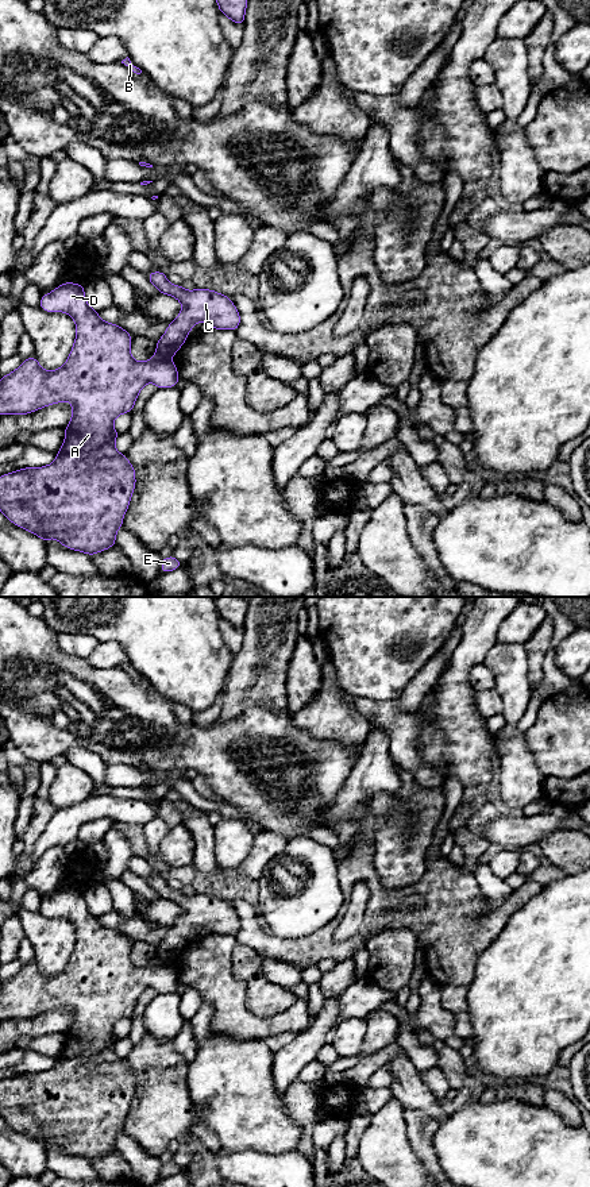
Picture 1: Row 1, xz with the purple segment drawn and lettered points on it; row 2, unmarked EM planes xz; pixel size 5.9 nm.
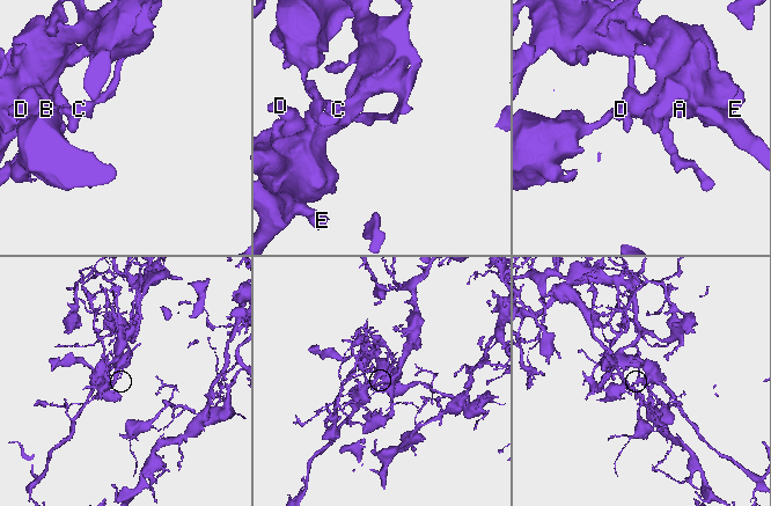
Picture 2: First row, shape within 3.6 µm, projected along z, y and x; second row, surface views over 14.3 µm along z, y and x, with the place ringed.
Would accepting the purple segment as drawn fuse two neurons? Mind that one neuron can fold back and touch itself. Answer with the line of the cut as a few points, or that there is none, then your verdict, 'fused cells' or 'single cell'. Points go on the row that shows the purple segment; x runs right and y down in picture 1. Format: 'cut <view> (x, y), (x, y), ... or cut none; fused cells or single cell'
cut xz (155, 354), (168, 359); fused cells

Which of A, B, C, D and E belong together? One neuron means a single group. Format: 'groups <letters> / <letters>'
groups A D E / B C

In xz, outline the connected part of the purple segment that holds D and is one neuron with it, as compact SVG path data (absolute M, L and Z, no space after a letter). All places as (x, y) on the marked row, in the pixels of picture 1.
M63 282L47 294L42 294L39 308L46 312L69 313L76 323L76 339L66 363L51 371L41 367L36 357L31 357L12 373L0 379L0 415L22 415L41 408L70 401L72 420L65 428L65 440L57 452L57 459L43 467L24 467L0 475L0 512L15 525L38 535L46 544L54 537L69 550L95 555L116 543L116 531L123 527L123 517L135 490L135 469L124 454L115 448L119 432L113 428L115 419L122 413L131 413L140 389L153 382L159 389L177 386L180 377L174 362L153 357L146 362L136 362L131 357L132 339L124 328L103 321L99 312L92 309L85 298L84 285Z

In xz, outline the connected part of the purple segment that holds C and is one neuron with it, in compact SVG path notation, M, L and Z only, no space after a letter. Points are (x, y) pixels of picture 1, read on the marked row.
M153 271L146 277L161 294L176 297L182 305L177 319L170 321L162 338L157 340L157 357L169 359L176 355L193 325L200 321L215 329L238 329L240 315L228 296L211 289L185 290L181 285L169 284L162 271Z

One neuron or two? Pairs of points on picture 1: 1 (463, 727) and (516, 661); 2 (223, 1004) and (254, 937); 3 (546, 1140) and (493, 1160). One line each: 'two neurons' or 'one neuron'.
1: two neurons
2: two neurons
3: one neuron

